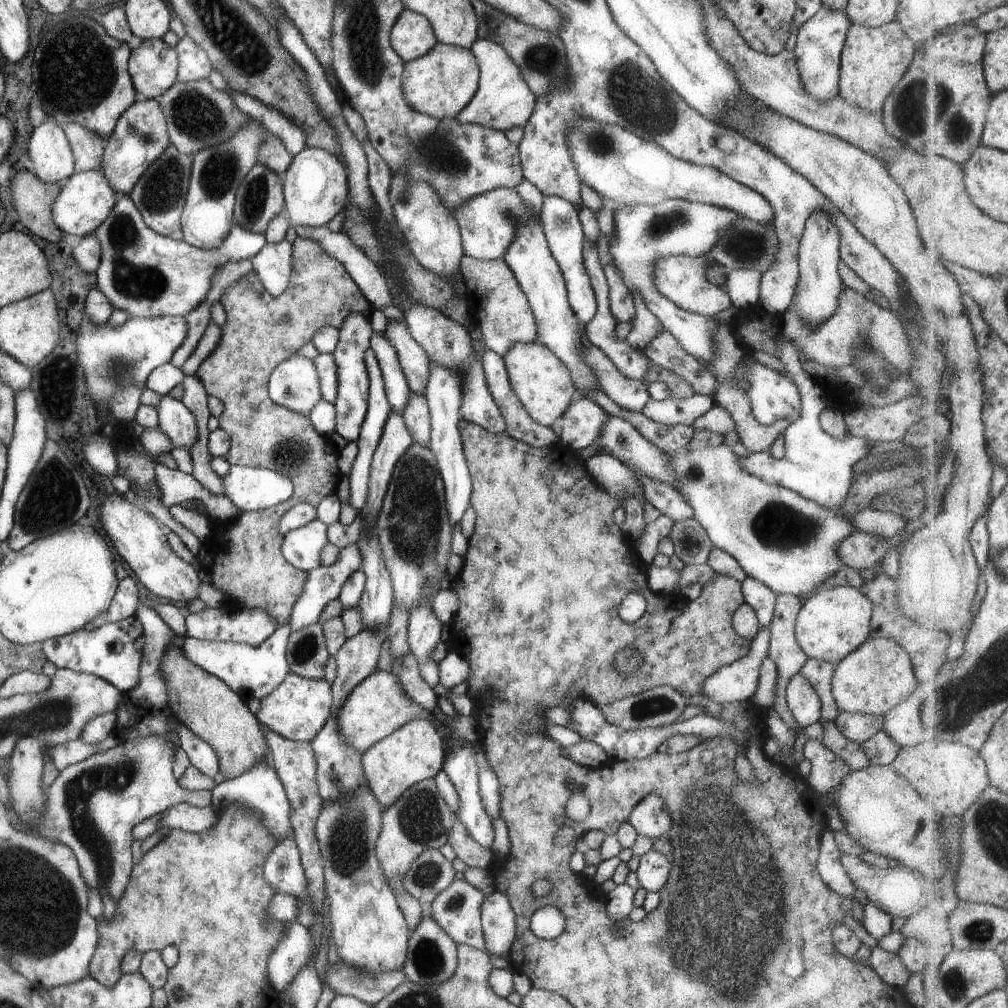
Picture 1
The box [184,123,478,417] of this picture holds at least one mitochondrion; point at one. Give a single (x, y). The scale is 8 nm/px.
(218, 172)

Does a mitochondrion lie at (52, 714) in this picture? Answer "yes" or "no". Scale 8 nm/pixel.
yes

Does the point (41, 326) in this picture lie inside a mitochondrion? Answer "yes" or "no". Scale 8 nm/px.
no

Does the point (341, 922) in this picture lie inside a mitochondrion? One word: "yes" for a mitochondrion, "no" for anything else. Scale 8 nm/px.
no

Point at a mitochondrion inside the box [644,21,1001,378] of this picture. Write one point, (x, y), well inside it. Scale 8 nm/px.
(920, 102)

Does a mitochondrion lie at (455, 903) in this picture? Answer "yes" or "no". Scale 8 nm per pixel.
yes

